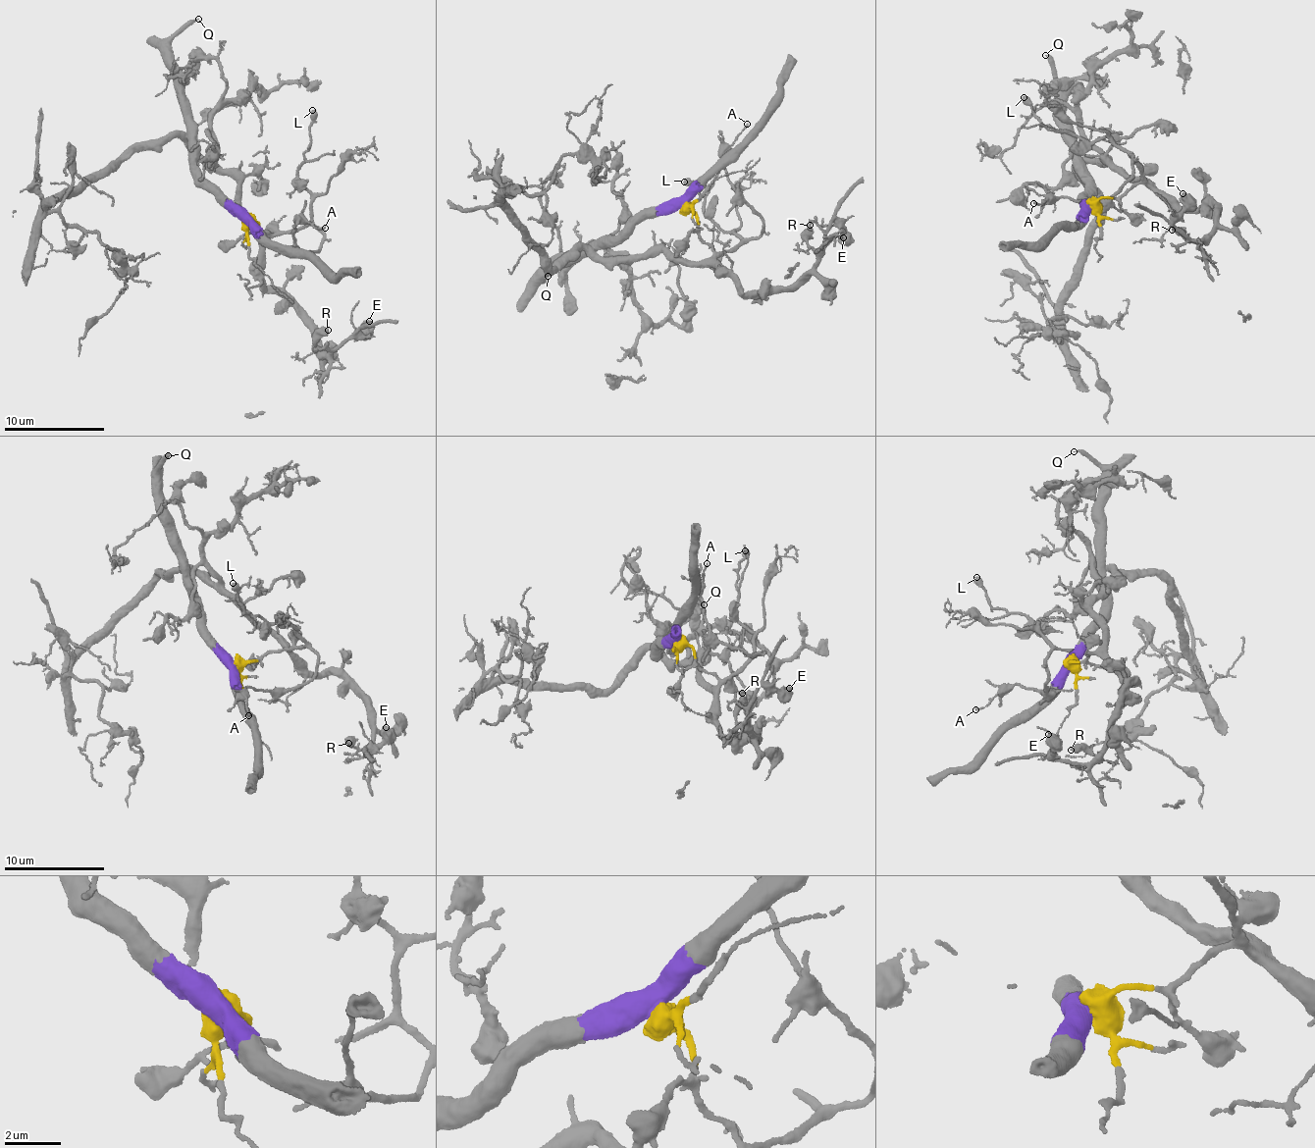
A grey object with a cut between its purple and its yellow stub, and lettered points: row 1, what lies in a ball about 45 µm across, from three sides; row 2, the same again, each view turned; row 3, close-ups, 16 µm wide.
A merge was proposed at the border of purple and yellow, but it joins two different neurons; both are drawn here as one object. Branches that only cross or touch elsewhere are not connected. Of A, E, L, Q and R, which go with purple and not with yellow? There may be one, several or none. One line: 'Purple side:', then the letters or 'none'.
Purple side: Q

